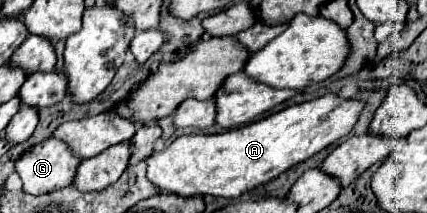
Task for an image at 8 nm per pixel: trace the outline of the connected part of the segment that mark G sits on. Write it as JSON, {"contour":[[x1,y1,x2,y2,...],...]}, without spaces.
{"contour":[[56,138,32,146,18,162,16,172,22,178,24,192,32,196,50,194,70,186,76,176,80,158]]}

